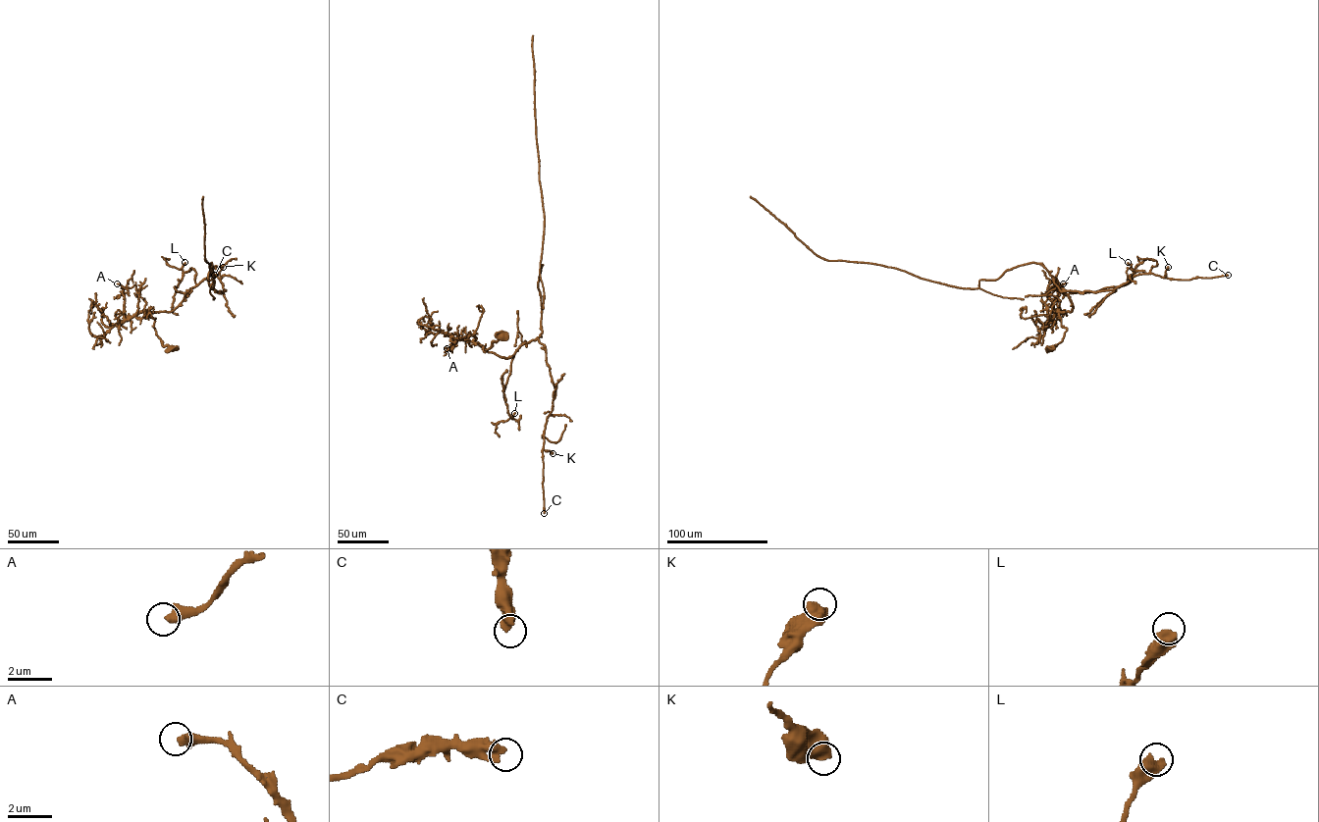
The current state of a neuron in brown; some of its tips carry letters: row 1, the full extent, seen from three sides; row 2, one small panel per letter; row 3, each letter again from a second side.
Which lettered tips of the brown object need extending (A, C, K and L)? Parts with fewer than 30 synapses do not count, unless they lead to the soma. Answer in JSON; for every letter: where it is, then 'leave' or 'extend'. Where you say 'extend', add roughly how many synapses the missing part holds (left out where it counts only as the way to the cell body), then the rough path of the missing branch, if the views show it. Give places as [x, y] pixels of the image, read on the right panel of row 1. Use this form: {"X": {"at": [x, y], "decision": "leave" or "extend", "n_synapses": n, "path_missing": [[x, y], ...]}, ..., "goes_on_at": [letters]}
{"A": {"at": [1063, 283], "decision": "leave"}, "C": {"at": [1228, 275], "decision": "leave"}, "K": {"at": [1168, 267], "decision": "leave"}, "L": {"at": [1128, 262], "decision": "leave"}, "goes_on_at": []}

